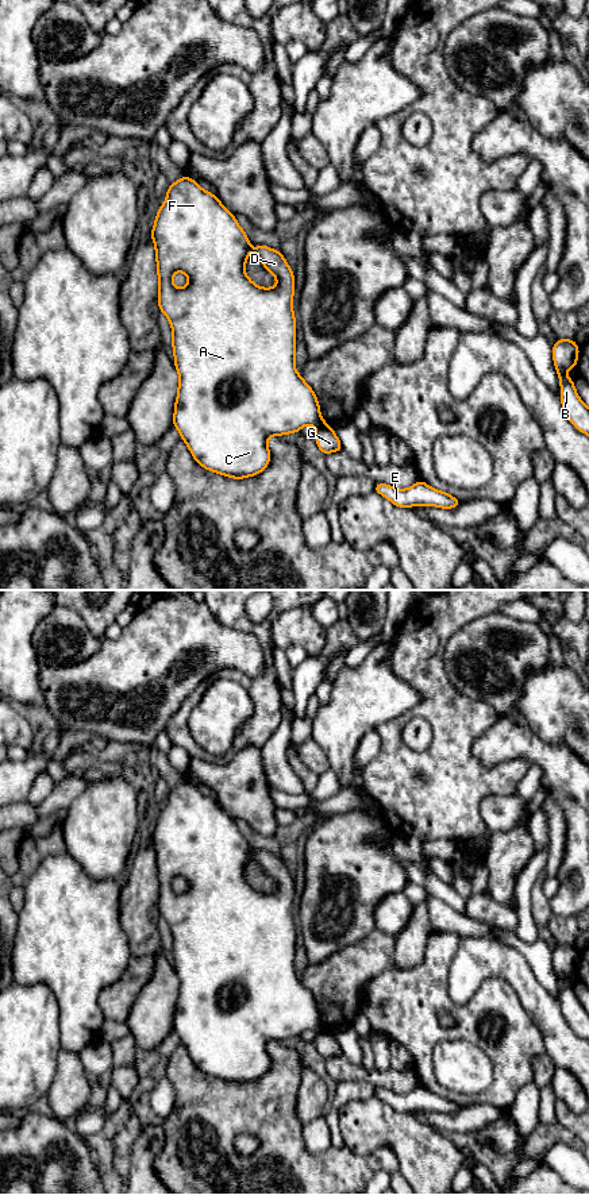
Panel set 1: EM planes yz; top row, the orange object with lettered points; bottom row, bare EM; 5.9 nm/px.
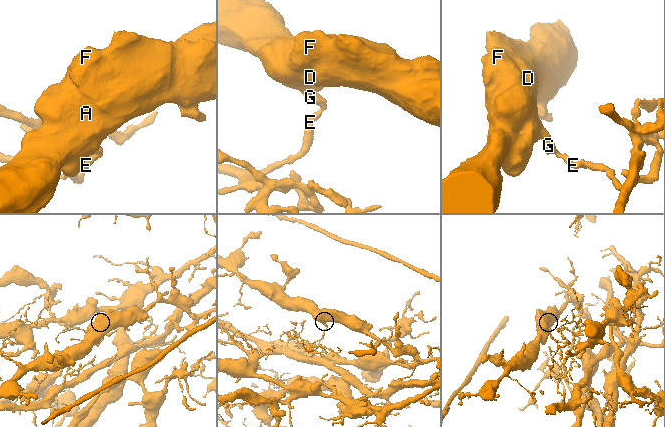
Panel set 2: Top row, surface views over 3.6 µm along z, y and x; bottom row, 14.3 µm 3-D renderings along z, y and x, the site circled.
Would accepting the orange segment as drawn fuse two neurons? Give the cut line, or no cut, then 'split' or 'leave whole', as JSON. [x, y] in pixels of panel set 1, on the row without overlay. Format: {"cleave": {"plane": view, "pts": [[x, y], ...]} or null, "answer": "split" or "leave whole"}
{"cleave": {"plane": "yz", "pts": [[327, 1032], [318, 1034]]}, "answer": "split"}

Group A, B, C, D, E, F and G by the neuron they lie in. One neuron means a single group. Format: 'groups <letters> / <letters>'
groups A C D F / B E G

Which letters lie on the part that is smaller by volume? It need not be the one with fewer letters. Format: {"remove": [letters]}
{"remove": ["B", "E", "G"]}

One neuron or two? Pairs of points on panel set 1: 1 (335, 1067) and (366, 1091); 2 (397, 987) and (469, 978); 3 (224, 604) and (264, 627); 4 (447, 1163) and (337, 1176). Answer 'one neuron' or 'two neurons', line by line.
1: two neurons
2: two neurons
3: one neuron
4: two neurons

